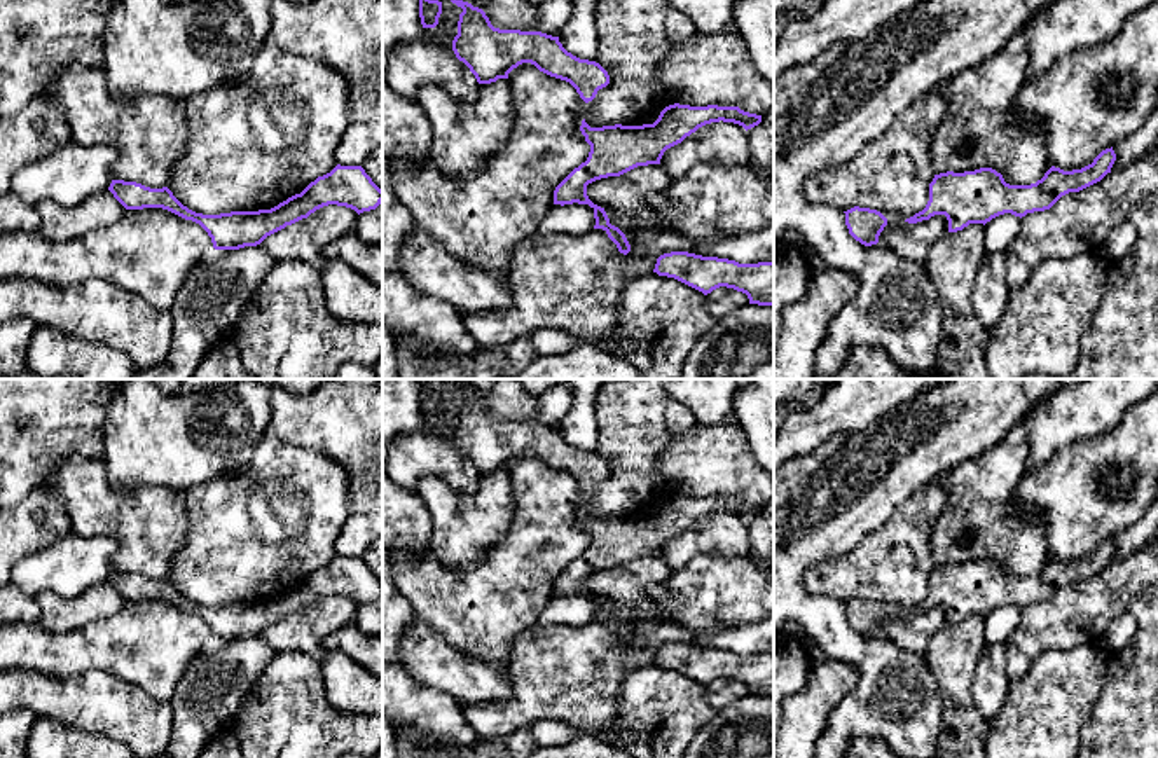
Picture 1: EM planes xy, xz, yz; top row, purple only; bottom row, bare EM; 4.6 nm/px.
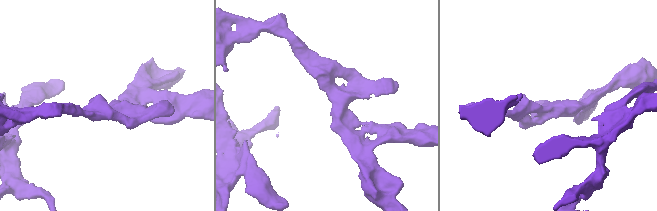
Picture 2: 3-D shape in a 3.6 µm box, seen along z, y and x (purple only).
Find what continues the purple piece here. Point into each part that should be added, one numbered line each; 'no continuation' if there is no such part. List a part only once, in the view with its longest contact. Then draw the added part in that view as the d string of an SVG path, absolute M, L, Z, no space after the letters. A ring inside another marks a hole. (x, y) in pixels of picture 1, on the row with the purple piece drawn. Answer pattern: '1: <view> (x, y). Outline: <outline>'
no continuation

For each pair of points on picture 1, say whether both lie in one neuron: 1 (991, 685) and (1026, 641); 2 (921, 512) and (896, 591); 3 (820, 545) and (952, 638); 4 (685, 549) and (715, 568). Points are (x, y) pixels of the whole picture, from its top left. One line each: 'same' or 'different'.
1: different
2: same
3: different
4: different

